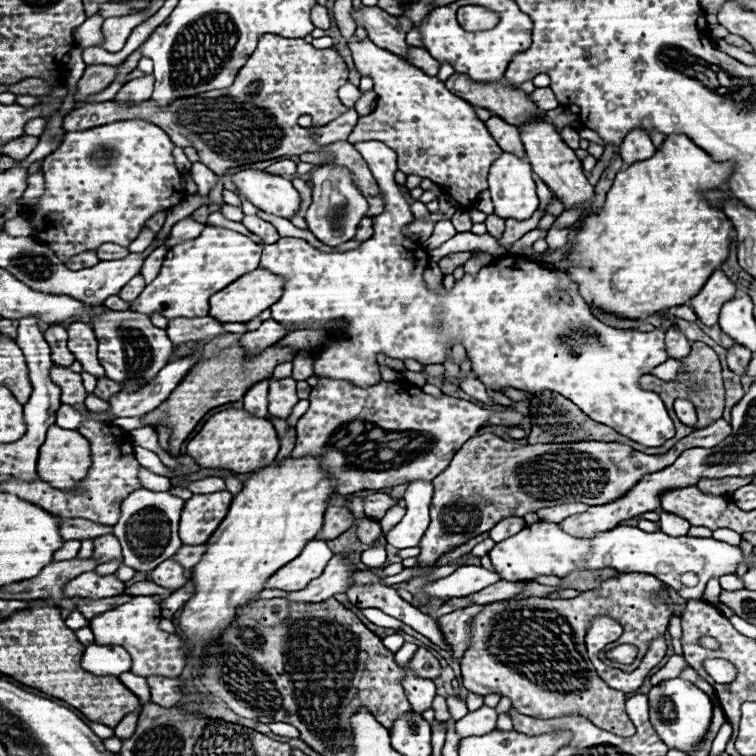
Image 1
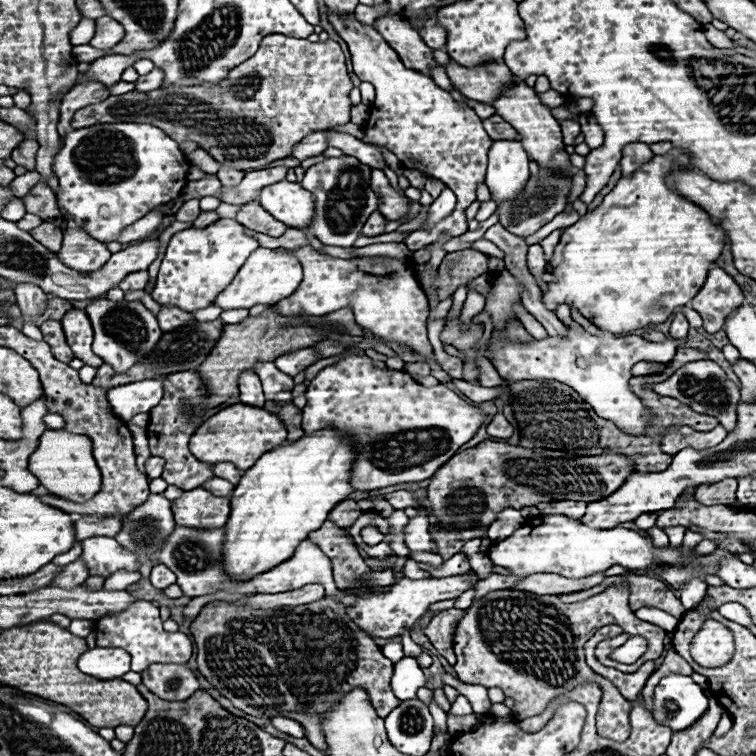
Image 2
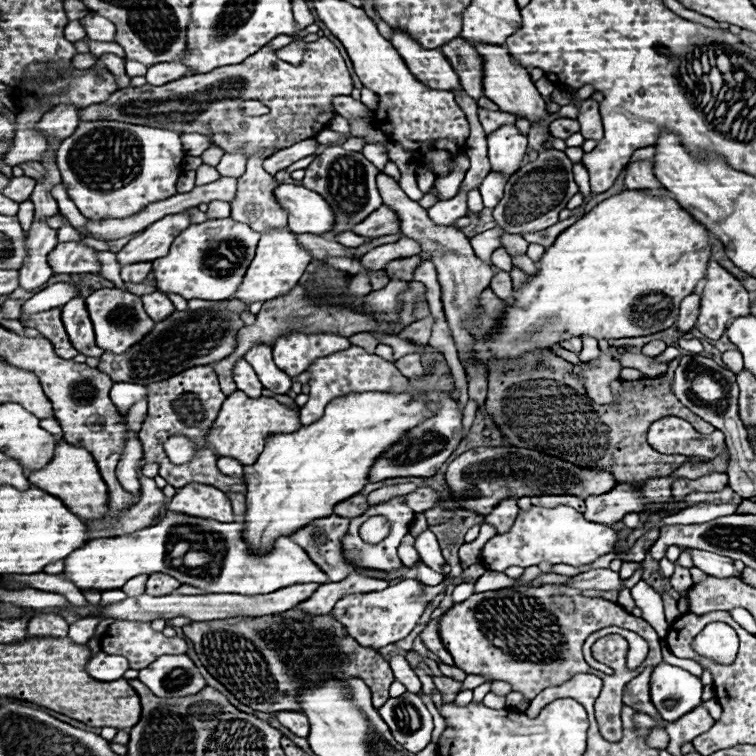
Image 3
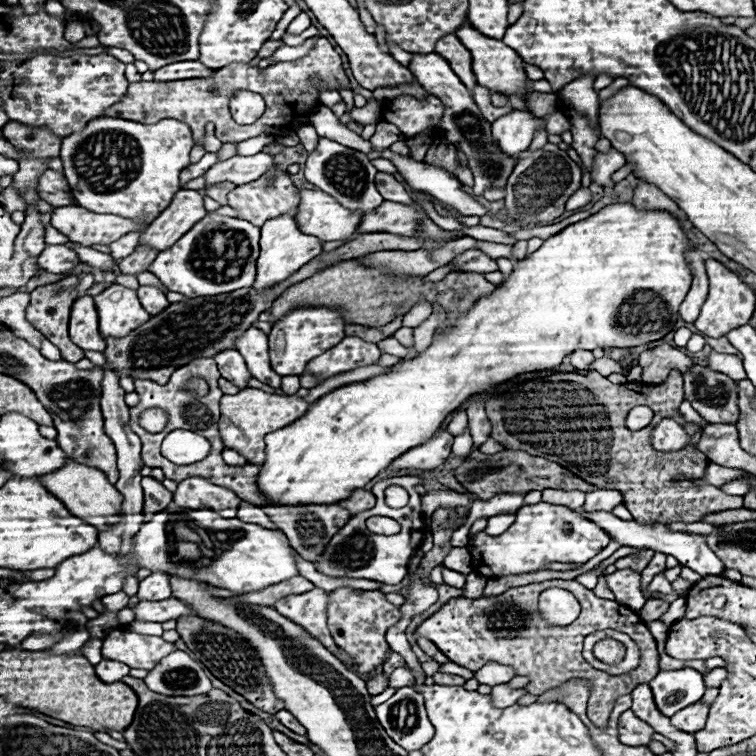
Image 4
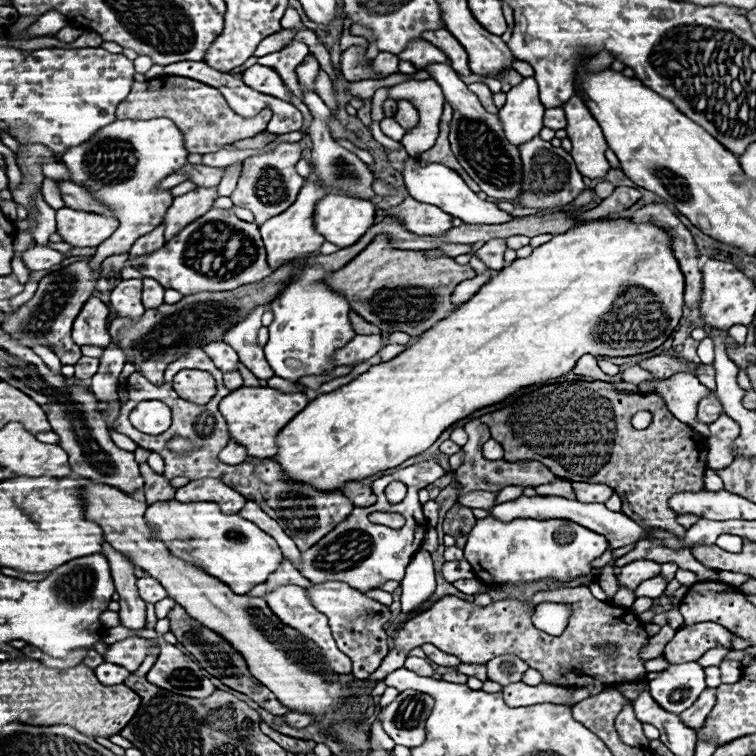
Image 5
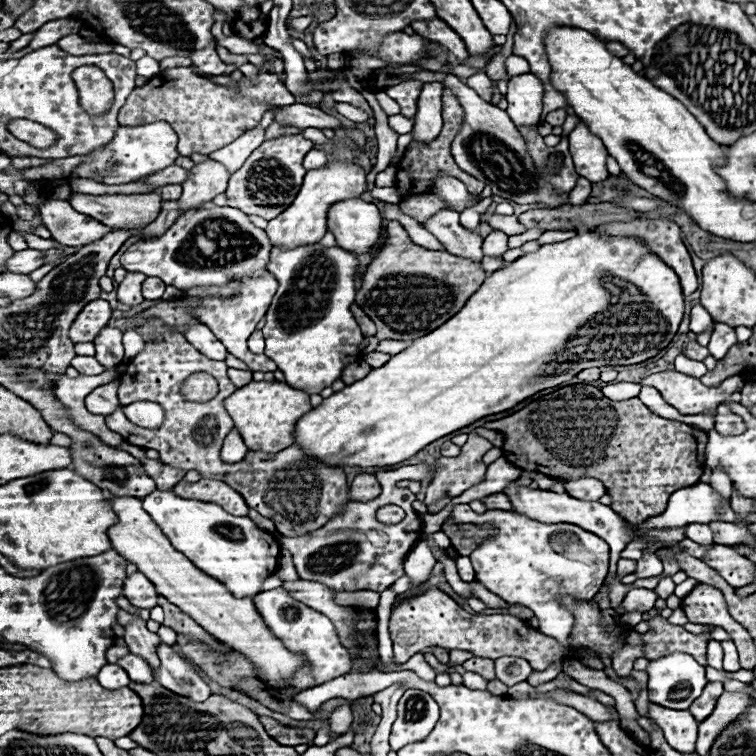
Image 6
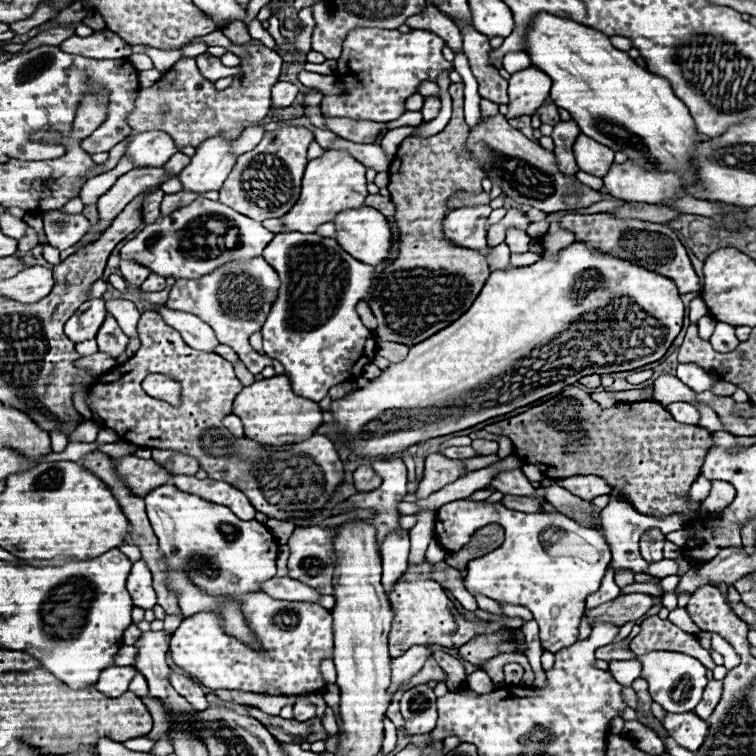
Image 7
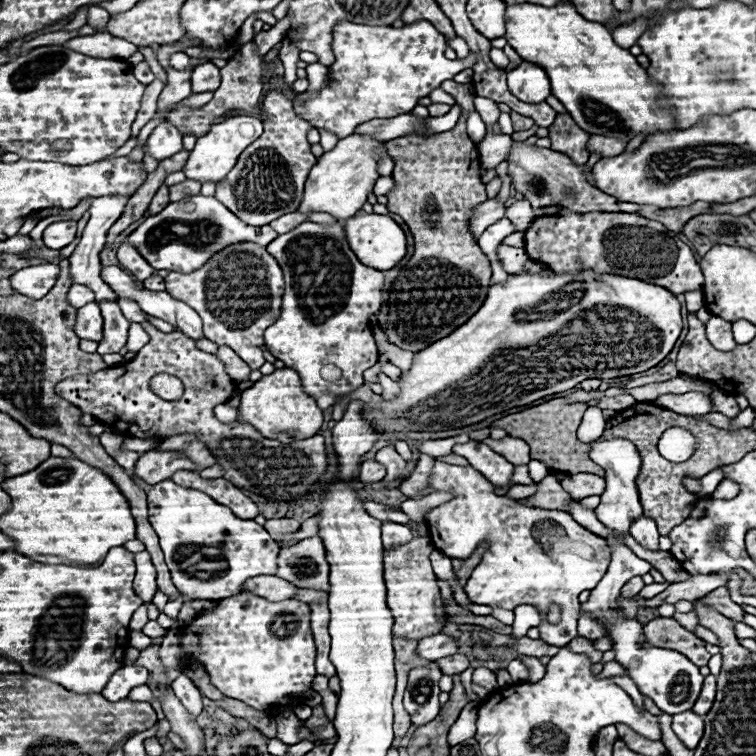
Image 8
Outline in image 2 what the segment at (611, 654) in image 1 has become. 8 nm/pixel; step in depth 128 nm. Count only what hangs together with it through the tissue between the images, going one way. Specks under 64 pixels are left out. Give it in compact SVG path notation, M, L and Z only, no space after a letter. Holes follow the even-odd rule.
M630 636L624 646L614 650L612 660L618 660L622 664L634 664L648 648L648 642L642 636Z

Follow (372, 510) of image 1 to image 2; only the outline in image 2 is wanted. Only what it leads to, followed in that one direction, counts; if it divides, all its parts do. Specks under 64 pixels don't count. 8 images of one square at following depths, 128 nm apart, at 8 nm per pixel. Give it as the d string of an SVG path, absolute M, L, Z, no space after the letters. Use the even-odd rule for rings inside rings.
M398 490L392 494L386 494L386 500L396 508L396 510L404 510L404 508L416 508L422 504L422 500L418 498L416 492L406 492L406 490Z

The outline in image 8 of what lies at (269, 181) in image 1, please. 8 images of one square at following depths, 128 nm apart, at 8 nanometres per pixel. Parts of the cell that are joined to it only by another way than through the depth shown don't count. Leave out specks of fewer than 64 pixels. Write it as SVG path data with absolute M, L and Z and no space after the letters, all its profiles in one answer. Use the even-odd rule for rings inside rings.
M360 212L352 218L348 218L346 236L348 236L350 248L356 252L360 262L370 268L382 270L382 272L392 270L408 254L408 242L406 242L404 230L400 228L400 224L396 220L392 220L390 216L384 216L384 214Z

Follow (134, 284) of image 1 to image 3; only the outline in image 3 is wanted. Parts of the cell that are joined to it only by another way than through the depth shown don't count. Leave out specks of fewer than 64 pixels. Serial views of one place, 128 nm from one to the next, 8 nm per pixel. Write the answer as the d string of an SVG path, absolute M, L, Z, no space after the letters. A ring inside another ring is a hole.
M136 262L136 264L124 264L120 268L120 276L124 282L142 282L148 272L152 270L152 262Z

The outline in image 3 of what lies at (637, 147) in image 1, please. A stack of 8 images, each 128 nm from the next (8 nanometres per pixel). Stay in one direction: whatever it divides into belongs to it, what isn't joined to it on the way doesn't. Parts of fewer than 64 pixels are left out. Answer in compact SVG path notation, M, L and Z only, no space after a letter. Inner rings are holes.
M642 160L628 164L626 168L626 188L628 190L642 190L652 196L670 194L662 184L652 176L652 160Z

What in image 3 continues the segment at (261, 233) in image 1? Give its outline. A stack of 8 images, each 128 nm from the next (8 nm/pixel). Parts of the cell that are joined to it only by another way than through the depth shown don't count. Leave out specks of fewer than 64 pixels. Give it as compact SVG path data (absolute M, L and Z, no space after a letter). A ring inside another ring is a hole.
M252 164L238 180L236 196L230 202L230 218L252 226L256 232L286 228L288 212L284 212L274 196L274 190L278 188L276 178L268 176L260 164Z

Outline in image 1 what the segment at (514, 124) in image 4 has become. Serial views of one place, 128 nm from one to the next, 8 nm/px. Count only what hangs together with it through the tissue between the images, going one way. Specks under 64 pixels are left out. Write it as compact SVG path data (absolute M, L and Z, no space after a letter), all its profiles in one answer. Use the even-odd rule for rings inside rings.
M502 152L500 158L496 158L494 164L490 166L488 190L492 194L494 214L500 216L500 218L526 220L538 208L538 196L536 196L536 186L534 186L534 180L532 180L530 162L526 158L518 158L510 152Z

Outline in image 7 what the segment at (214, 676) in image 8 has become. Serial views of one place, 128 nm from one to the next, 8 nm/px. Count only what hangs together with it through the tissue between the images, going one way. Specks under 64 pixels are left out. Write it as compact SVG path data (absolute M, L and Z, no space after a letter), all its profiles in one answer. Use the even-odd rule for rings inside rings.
M250 592L244 596L230 596L238 602L250 630L258 638L264 652L252 650L248 644L236 640L234 636L226 634L222 628L222 618L216 612L200 612L196 616L186 618L180 628L172 634L170 642L170 656L178 668L182 668L188 676L196 678L202 686L212 690L240 690L240 692L254 692L264 696L298 696L306 692L314 692L324 688L324 678L320 676L320 660L332 658L332 616L328 610L320 608L320 604L310 602L286 602L274 600L262 592Z

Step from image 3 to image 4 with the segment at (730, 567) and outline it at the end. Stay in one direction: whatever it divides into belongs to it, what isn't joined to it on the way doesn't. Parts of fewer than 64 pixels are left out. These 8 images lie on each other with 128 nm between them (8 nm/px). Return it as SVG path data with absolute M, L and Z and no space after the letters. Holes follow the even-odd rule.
M572 510L576 514L582 514L586 520L596 522L600 528L604 528L604 532L610 534L610 538L622 546L632 546L632 548L650 548L654 552L664 552L664 554L672 554L676 556L676 560L682 566L688 566L692 570L696 570L702 576L708 574L716 574L720 576L724 572L724 564L716 558L716 554L710 550L710 546L706 544L706 538L702 534L694 534L694 532L672 532L666 524L638 524L634 520L622 520L618 516L614 516L612 512L604 512L604 510L596 510L596 512L586 512L586 510Z

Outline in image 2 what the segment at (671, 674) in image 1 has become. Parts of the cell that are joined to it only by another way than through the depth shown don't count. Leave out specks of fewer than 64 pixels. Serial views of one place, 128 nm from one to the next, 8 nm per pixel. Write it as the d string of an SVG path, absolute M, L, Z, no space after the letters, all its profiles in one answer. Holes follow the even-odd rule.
M668 650L668 654L666 654L666 658L664 658L664 662L662 662L662 666L648 678L648 682L646 682L646 686L644 686L644 690L642 690L642 698L644 698L644 704L646 704L646 708L652 712L654 710L654 700L652 700L652 694L654 694L654 688L656 688L656 684L664 678L664 676L668 676L668 674L672 674L672 672L676 672L676 674L686 674L686 676L690 676L694 670L690 668L690 664L682 658L682 656L678 656L674 650Z

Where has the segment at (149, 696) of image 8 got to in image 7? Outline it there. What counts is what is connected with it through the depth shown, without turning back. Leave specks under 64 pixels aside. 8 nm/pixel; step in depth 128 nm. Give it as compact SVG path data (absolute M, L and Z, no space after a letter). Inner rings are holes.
M138 674L138 676L134 676L134 680L132 680L132 684L130 684L130 688L128 688L130 692L134 692L136 696L146 696L148 694L148 686L146 686L146 680L144 680L144 676L142 674Z

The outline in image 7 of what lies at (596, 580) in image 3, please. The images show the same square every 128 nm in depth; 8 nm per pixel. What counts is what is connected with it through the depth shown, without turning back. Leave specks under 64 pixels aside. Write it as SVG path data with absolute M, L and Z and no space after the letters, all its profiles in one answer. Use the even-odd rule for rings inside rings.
M650 528L640 538L640 552L642 558L648 562L662 560L662 548L664 548L664 534L658 528Z

